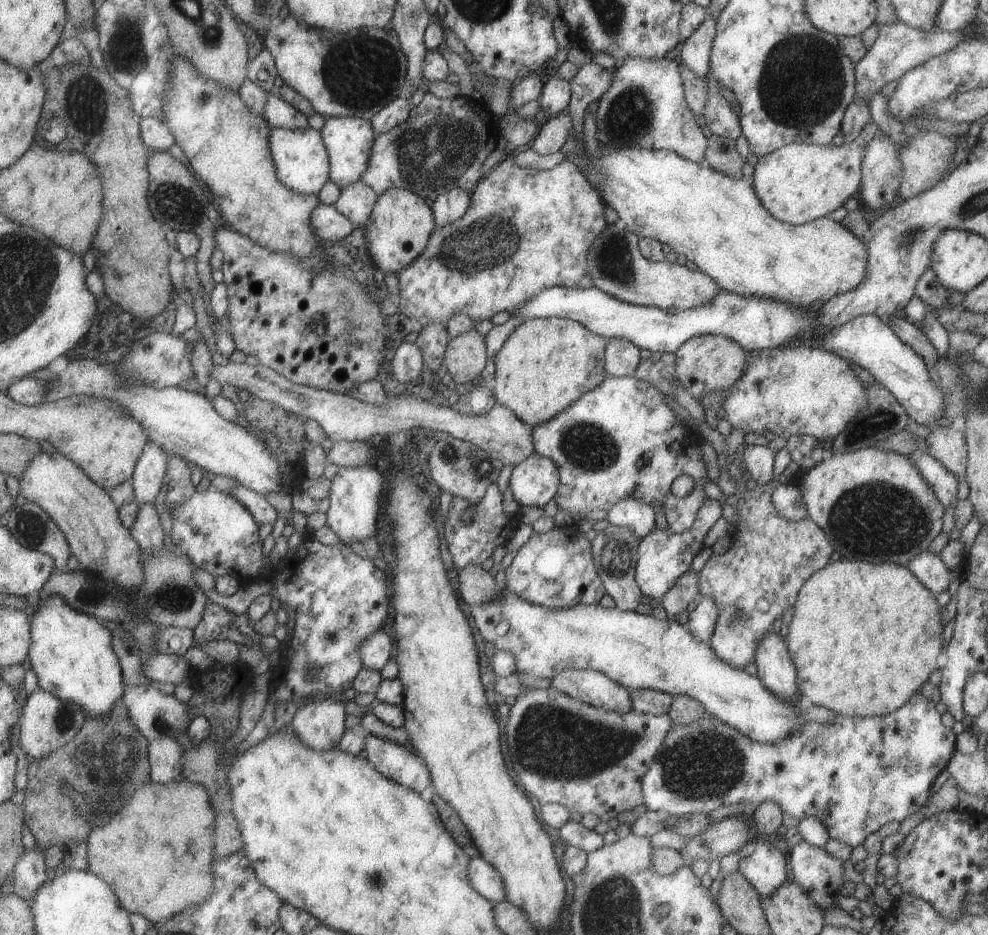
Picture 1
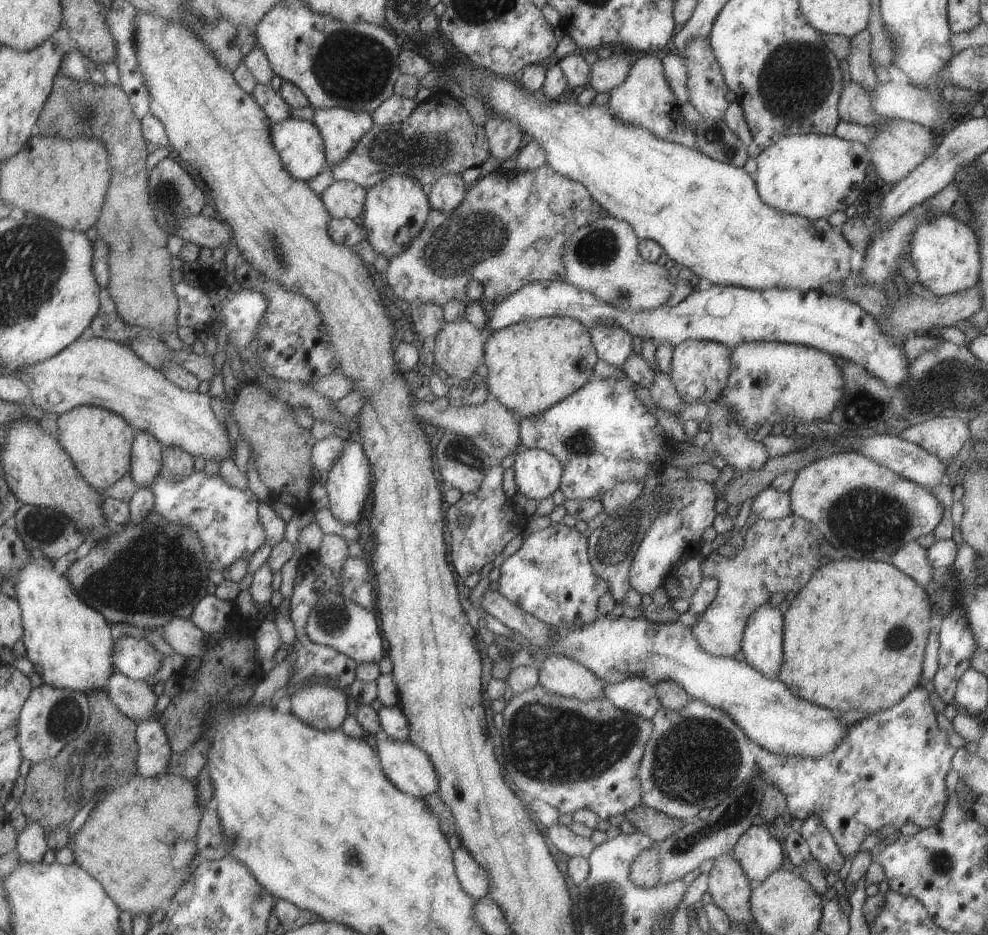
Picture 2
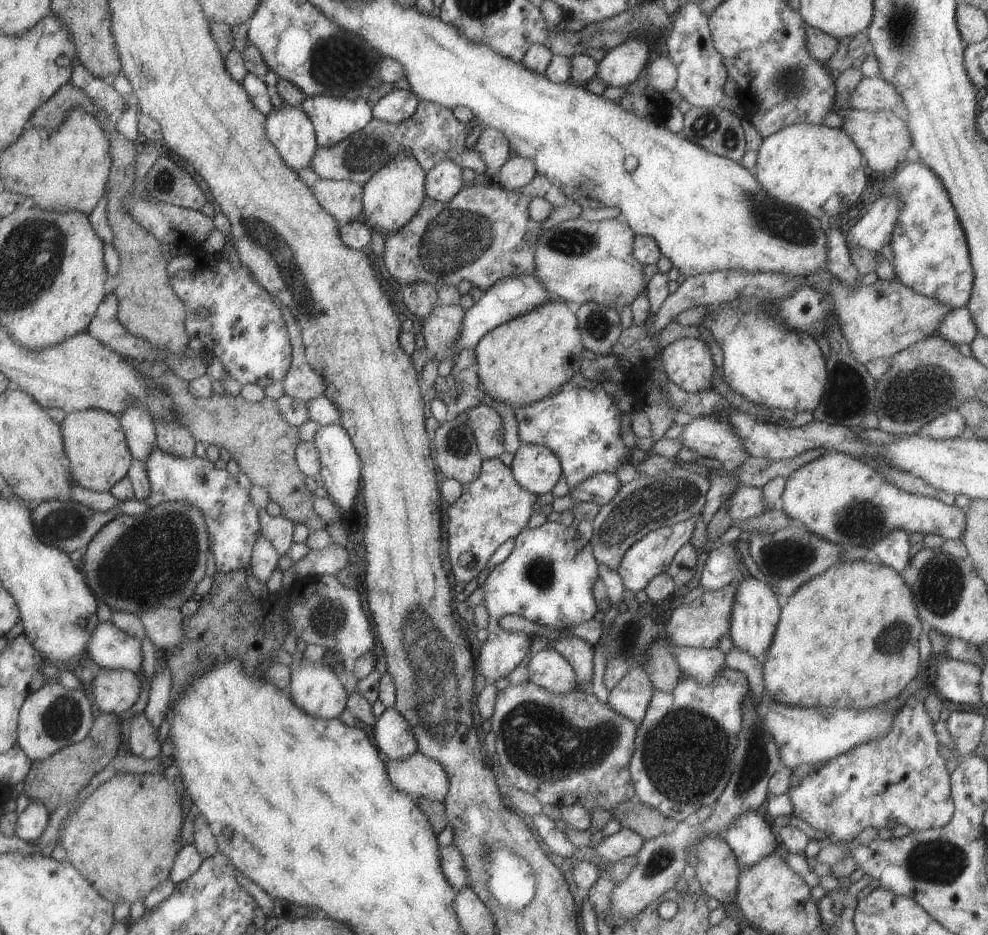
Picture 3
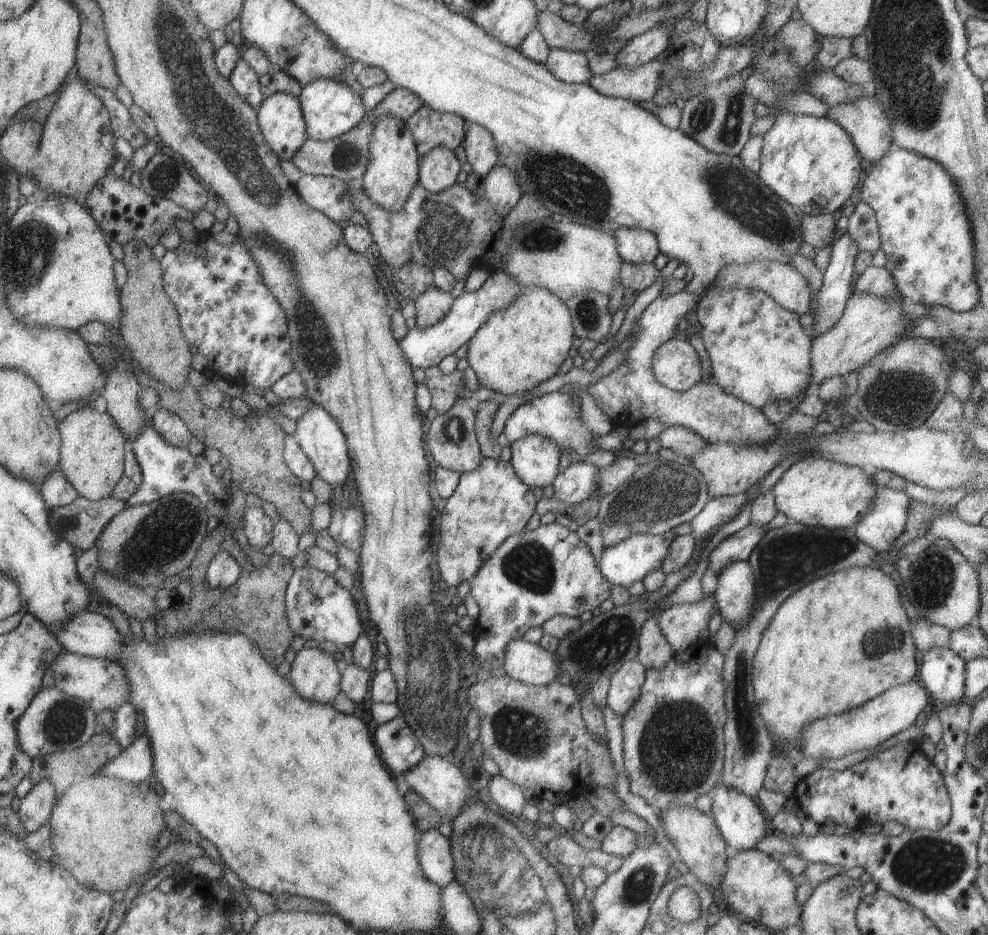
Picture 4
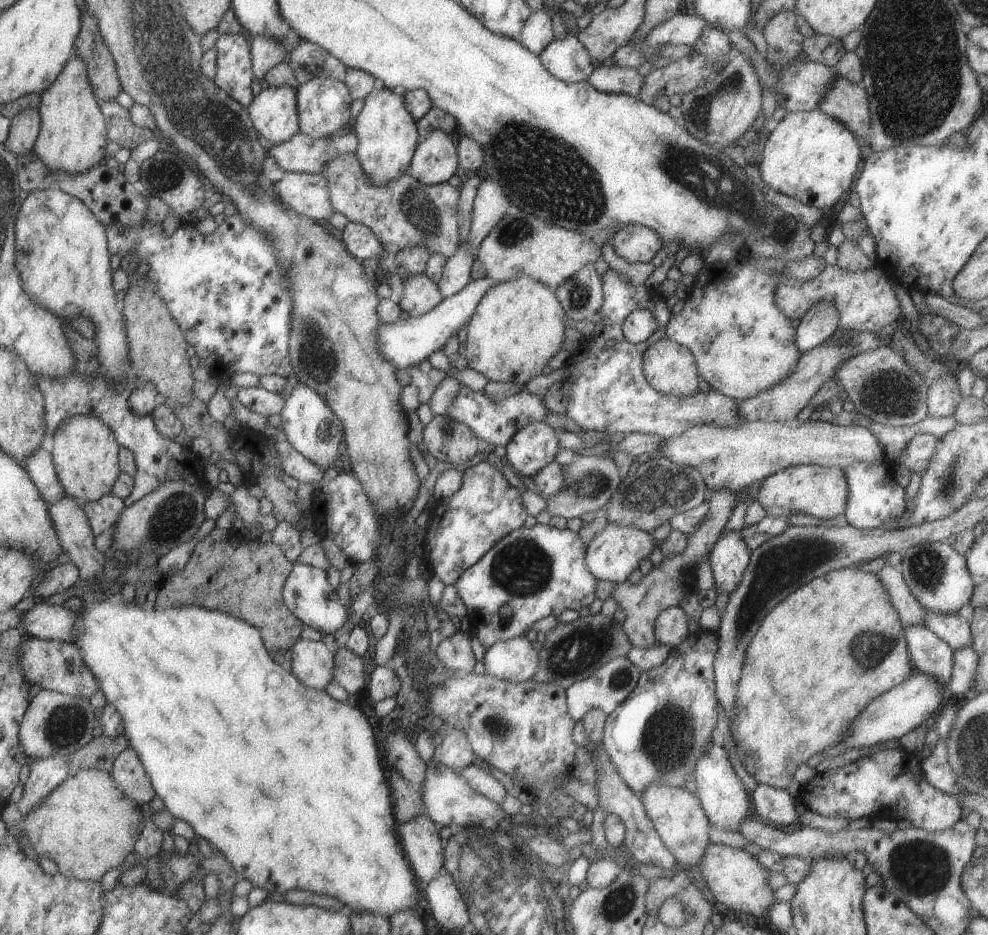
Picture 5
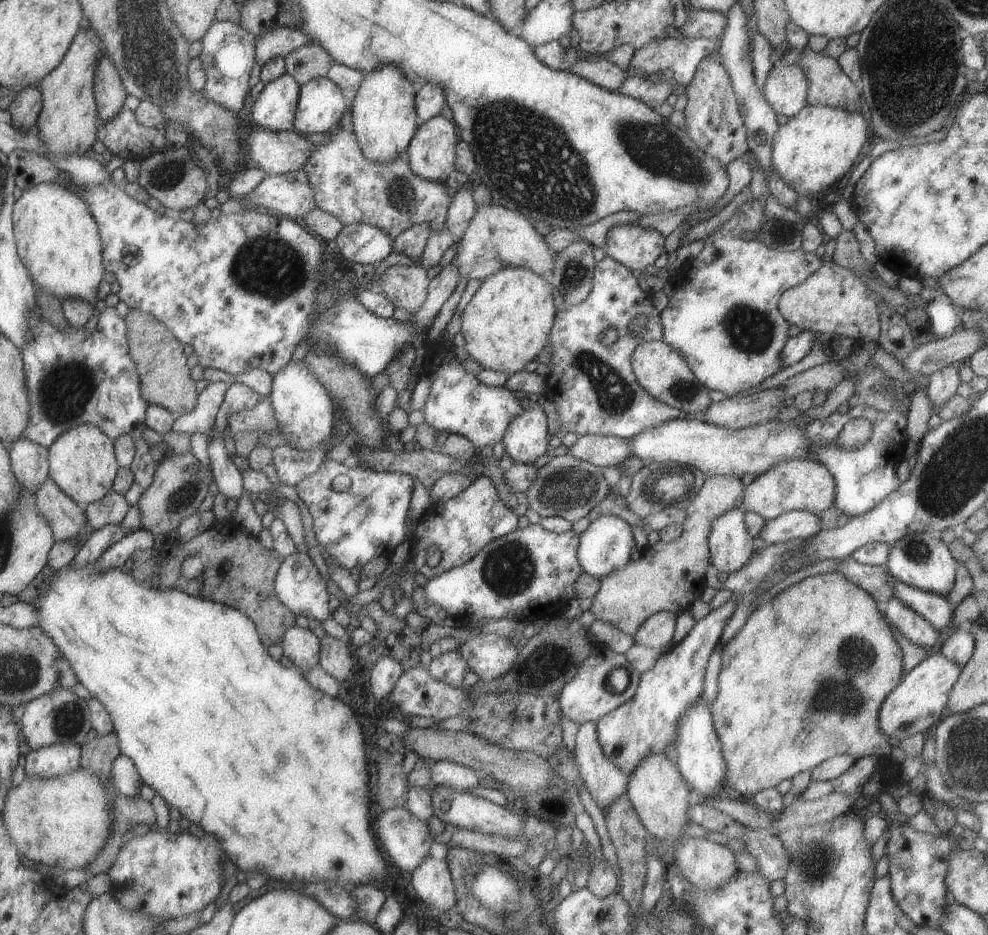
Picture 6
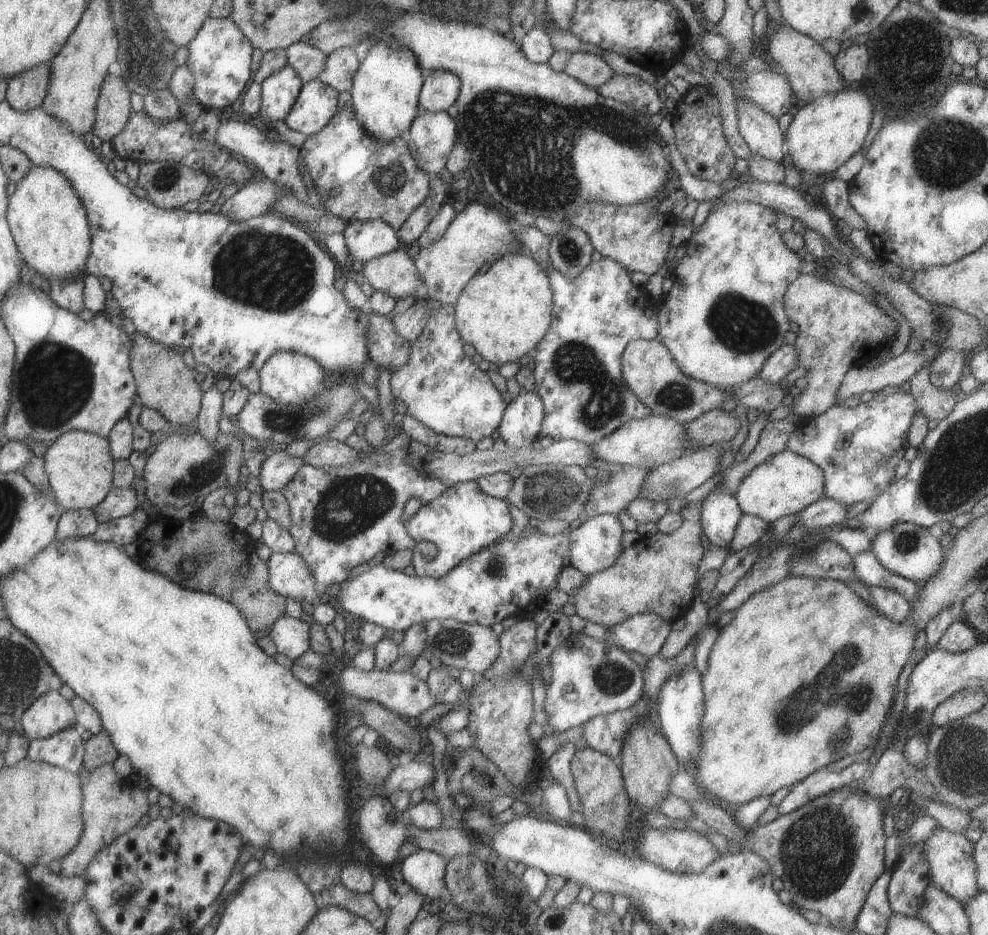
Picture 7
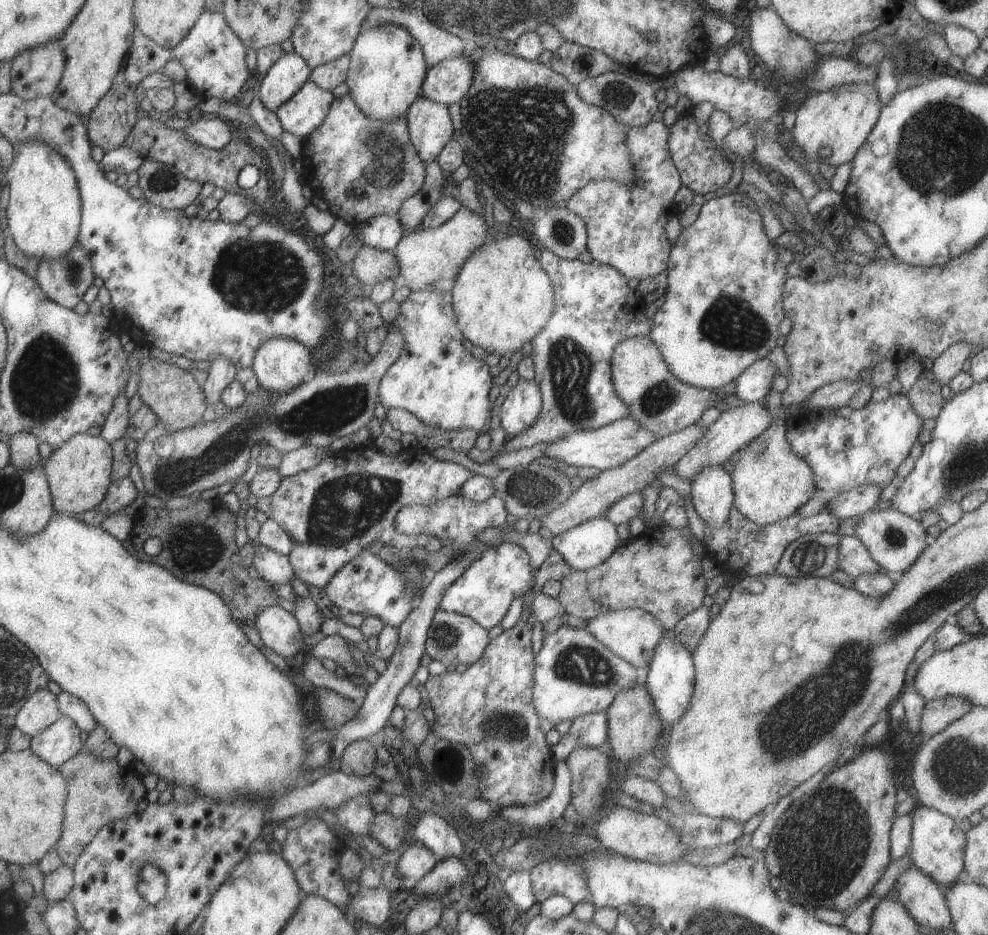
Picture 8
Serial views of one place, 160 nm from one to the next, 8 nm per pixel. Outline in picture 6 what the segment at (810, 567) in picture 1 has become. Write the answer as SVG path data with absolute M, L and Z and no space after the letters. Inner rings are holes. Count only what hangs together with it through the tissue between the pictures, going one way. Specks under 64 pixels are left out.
M659 611L648 616L632 636L635 643L650 649L660 649L671 641L677 614Z

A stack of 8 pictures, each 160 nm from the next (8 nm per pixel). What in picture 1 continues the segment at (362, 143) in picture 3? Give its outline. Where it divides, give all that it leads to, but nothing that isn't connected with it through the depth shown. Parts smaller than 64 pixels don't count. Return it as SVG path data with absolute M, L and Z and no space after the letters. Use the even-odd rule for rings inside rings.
M427 91L417 106L411 107L407 120L375 135L367 168L360 181L373 189L376 195L391 187L409 190L422 198L429 206L443 194L446 187L457 187L471 194L475 184L481 179L481 166L487 155L495 149L499 138L499 118L497 118L481 98L470 99L457 96L442 98Z

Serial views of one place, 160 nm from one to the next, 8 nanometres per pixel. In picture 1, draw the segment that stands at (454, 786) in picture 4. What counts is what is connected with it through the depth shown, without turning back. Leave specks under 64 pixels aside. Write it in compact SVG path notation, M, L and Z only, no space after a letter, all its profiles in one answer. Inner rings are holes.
M367 733L362 738L363 750L362 755L368 760L368 763L385 778L394 780L401 786L410 788L420 793L430 784L430 774L422 759L415 752L399 746L394 742L380 739L378 736Z

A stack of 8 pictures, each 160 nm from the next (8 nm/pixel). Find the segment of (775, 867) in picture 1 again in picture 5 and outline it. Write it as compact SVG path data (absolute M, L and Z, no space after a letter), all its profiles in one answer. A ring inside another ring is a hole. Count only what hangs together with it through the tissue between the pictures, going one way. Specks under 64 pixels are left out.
M712 738L707 752L695 762L693 780L697 784L695 794L711 826L722 830L735 831L745 818L752 815L748 791L733 771L726 750L723 746L716 744Z

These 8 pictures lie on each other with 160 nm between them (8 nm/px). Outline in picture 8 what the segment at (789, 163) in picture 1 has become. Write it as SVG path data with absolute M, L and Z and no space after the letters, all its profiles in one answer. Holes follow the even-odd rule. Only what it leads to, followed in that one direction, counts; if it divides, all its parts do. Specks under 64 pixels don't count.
M845 84L808 94L796 111L792 138L809 160L838 167L853 159L875 126L882 106L872 84Z

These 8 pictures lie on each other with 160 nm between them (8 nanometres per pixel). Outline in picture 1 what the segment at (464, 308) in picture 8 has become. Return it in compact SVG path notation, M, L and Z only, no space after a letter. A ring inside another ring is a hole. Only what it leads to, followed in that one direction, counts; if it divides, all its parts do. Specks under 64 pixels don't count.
M561 317L527 319L508 336L493 357L494 379L491 392L497 403L506 406L520 421L531 428L547 422L565 410L582 394L599 386L607 376L604 369L604 348L608 338L589 332L582 324Z

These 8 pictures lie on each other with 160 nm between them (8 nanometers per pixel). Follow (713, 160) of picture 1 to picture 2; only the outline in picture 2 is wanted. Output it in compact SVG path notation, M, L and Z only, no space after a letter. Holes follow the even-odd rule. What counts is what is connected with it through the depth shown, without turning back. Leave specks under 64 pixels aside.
M700 117L697 123L698 126L694 130L697 150L714 161L734 167L744 166L748 159L746 146L725 125L723 119L716 121Z

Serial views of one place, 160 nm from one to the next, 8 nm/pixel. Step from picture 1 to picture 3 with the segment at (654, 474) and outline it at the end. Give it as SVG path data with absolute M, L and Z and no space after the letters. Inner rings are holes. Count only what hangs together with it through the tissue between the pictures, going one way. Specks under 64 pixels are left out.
M597 384L594 388L564 387L562 391L536 403L514 408L514 416L518 426L518 440L520 443L546 446L557 457L563 473L563 478L571 489L593 475L601 473L615 474L617 468L629 462L631 449L627 448L619 437L619 408L615 400Z

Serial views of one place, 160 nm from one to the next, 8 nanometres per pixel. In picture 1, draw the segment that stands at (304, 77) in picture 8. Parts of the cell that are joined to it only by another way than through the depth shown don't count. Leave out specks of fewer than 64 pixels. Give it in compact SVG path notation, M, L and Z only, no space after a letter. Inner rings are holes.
M270 127L268 130L268 147L276 179L285 188L300 195L318 196L324 184L329 180L330 171L328 156L320 131L307 128L289 130Z

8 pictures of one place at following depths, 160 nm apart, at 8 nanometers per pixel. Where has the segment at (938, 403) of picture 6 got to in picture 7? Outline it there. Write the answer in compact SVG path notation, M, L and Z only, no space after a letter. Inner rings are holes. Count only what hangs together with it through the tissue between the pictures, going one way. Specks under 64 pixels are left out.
M945 349L930 364L928 379L938 389L950 389L961 378L961 368L966 362L964 353Z

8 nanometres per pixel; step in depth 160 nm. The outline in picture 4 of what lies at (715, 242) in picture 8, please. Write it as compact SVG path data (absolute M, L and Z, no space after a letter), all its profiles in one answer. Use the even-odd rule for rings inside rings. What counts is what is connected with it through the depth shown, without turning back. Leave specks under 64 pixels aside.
M711 289L700 295L695 309L697 326L683 323L677 329L678 336L689 338L699 332L704 349L710 359L710 374L725 392L744 403L762 409L767 403L789 403L804 396L810 387L810 346L809 334L799 323L799 315L781 308L768 294L758 290Z

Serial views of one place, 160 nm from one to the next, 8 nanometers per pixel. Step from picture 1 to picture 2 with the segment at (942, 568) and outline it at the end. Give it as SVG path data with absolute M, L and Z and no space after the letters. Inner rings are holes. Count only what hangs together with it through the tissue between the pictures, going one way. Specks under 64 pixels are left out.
M915 541L897 549L889 562L893 562L901 572L919 582L922 587L927 587L932 579L933 568L927 560L927 552Z

